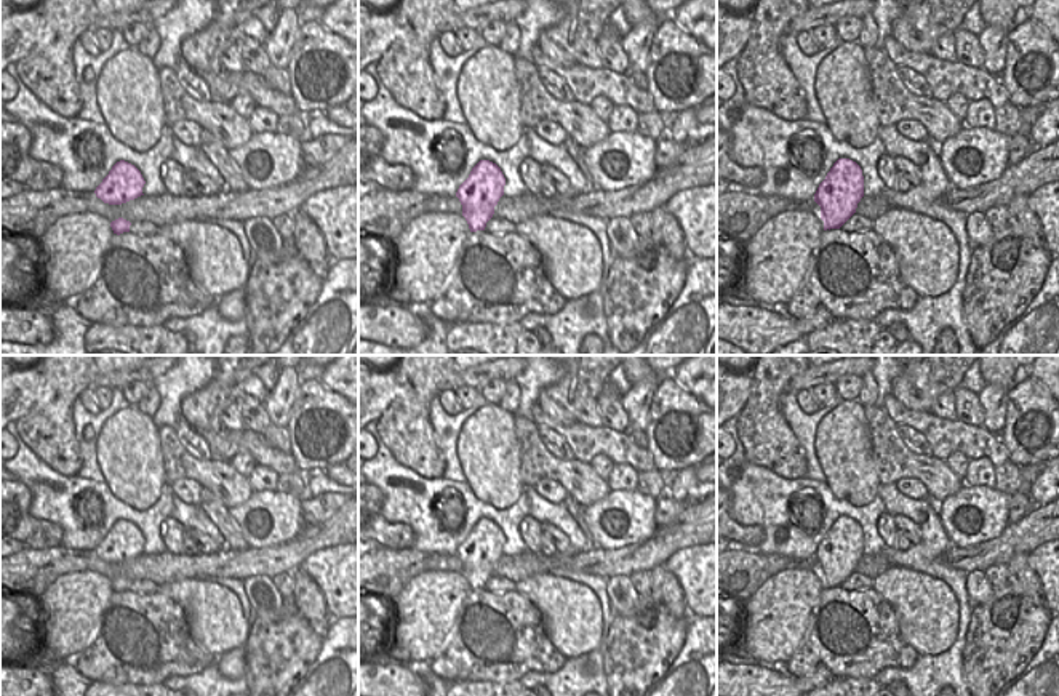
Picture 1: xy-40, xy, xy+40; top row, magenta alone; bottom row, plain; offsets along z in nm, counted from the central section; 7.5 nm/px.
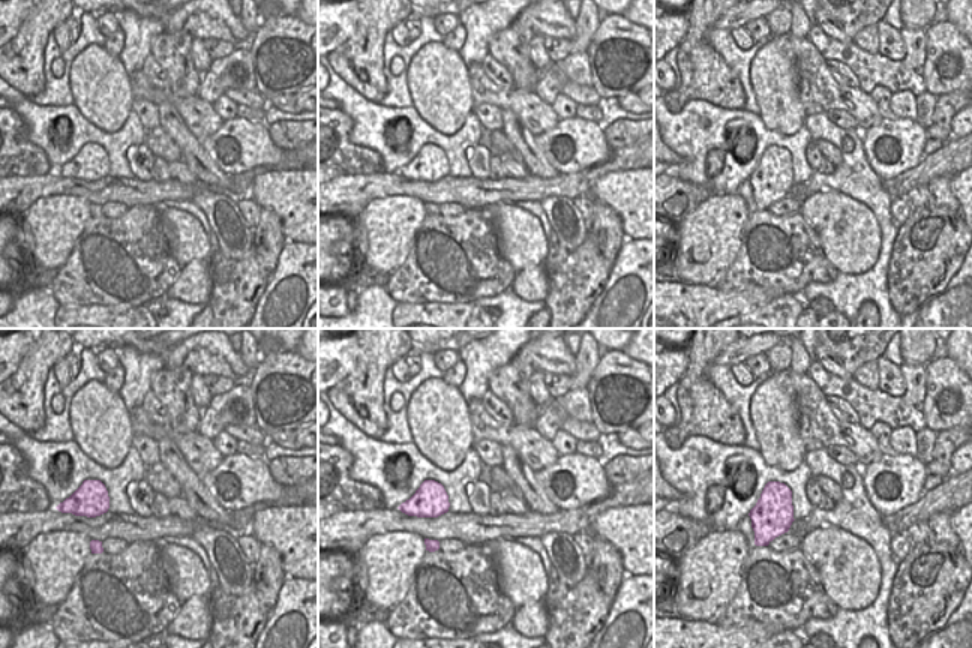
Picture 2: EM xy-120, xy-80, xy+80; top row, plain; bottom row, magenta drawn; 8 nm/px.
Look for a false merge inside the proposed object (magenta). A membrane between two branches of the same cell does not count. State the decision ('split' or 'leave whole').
leave whole

